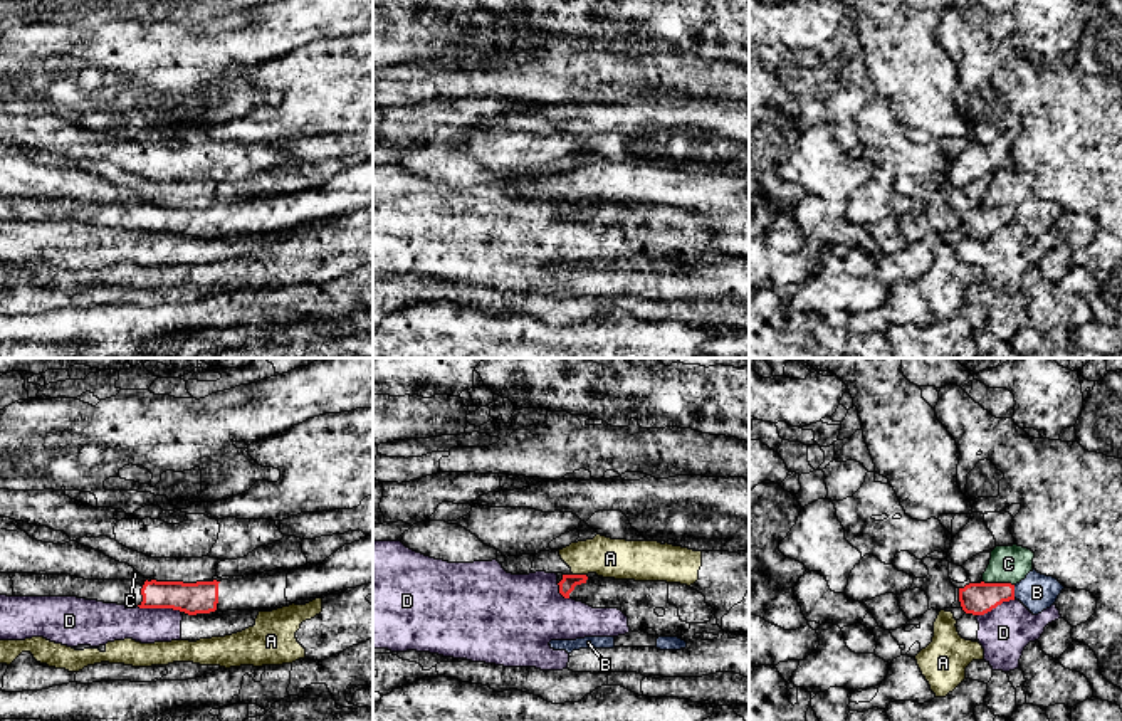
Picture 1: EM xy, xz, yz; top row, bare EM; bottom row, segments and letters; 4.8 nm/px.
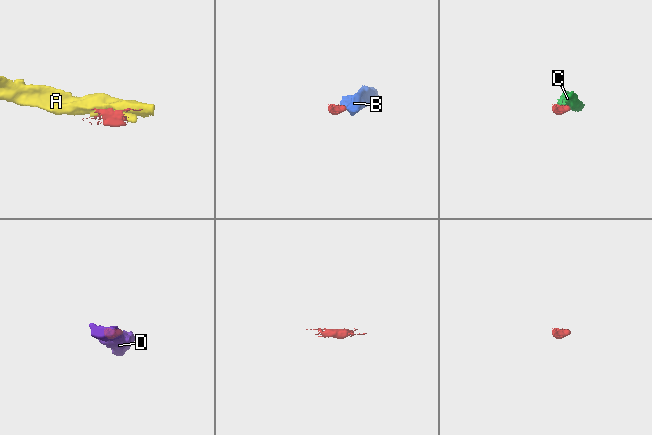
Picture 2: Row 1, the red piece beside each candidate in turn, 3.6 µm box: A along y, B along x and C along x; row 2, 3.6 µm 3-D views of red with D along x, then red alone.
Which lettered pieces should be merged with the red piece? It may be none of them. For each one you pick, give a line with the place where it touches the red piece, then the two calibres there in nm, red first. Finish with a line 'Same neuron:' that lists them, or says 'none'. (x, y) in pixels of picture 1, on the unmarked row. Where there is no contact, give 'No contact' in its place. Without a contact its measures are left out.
Same neuron: none

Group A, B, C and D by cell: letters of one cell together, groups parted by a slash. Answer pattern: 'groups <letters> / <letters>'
groups A / B C / D

